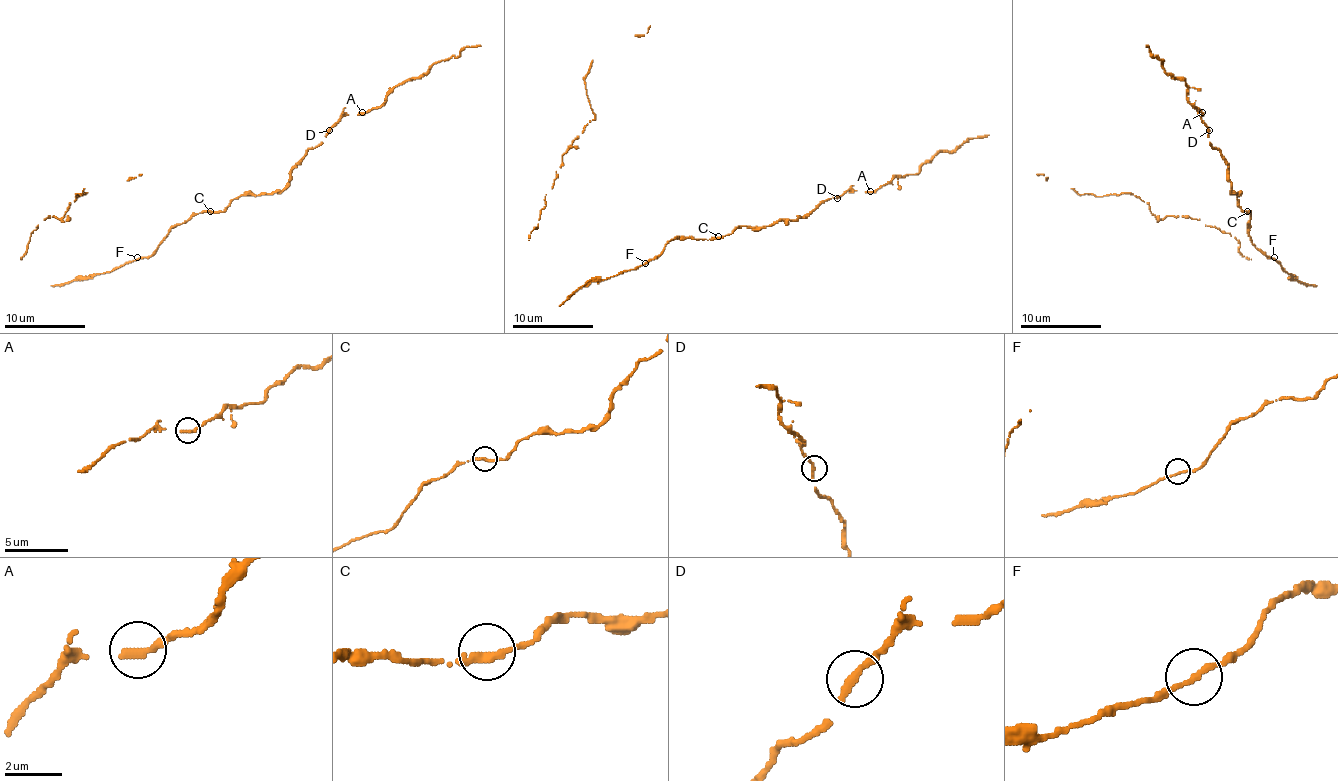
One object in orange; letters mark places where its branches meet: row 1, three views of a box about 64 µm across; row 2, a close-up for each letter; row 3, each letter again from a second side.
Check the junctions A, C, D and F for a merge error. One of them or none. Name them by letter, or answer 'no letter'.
no letter

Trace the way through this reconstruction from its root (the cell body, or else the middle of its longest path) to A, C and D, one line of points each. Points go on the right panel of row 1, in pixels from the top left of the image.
A: (1274, 260), (1251, 241), (1251, 213), (1243, 211), (1231, 193), (1229, 162), (1209, 142), (1203, 112)
C: (1274, 260), (1251, 241), (1251, 213), (1247, 211)
D: (1274, 260), (1251, 241), (1251, 213), (1243, 211), (1237, 195), (1231, 193), (1229, 162), (1209, 142), (1209, 130)

